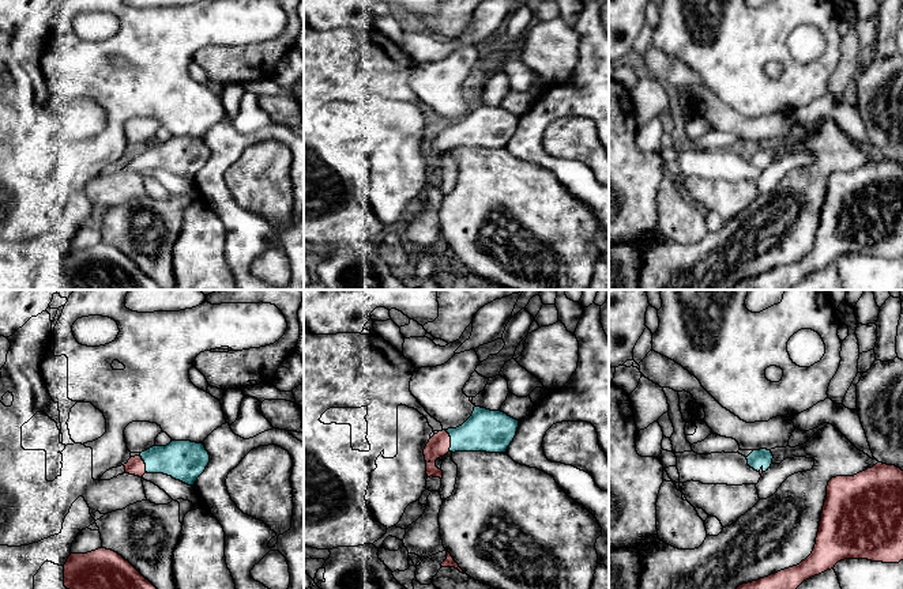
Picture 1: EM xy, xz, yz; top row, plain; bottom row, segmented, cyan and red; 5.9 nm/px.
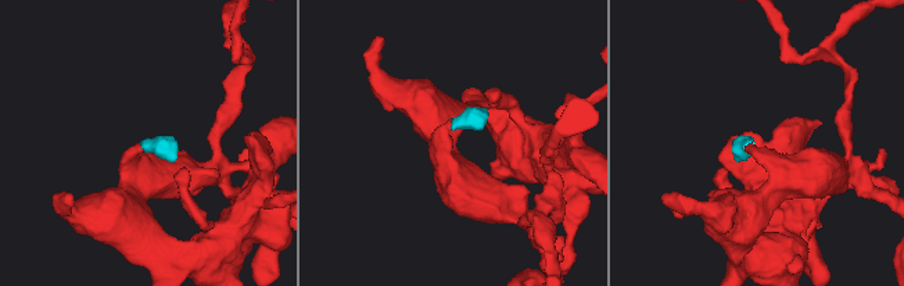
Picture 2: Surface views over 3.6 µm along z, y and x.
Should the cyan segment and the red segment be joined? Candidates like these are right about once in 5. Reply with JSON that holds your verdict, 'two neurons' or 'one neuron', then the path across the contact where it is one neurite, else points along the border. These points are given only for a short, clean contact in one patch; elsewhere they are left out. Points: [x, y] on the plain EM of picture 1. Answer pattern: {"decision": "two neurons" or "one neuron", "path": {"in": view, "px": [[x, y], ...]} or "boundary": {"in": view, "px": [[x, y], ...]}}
{"decision": "one neuron", "path": {"in": "xz", "px": [[492, 127], [481, 127], [451, 136], [444, 136], [439, 140]]}}

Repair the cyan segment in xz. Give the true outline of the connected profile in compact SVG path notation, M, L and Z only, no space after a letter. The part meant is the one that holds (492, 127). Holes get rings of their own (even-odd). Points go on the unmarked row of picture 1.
M474 102L471 112L459 122L434 129L424 144L428 173L443 174L436 155L448 147L505 148L513 136L519 116L498 106Z

